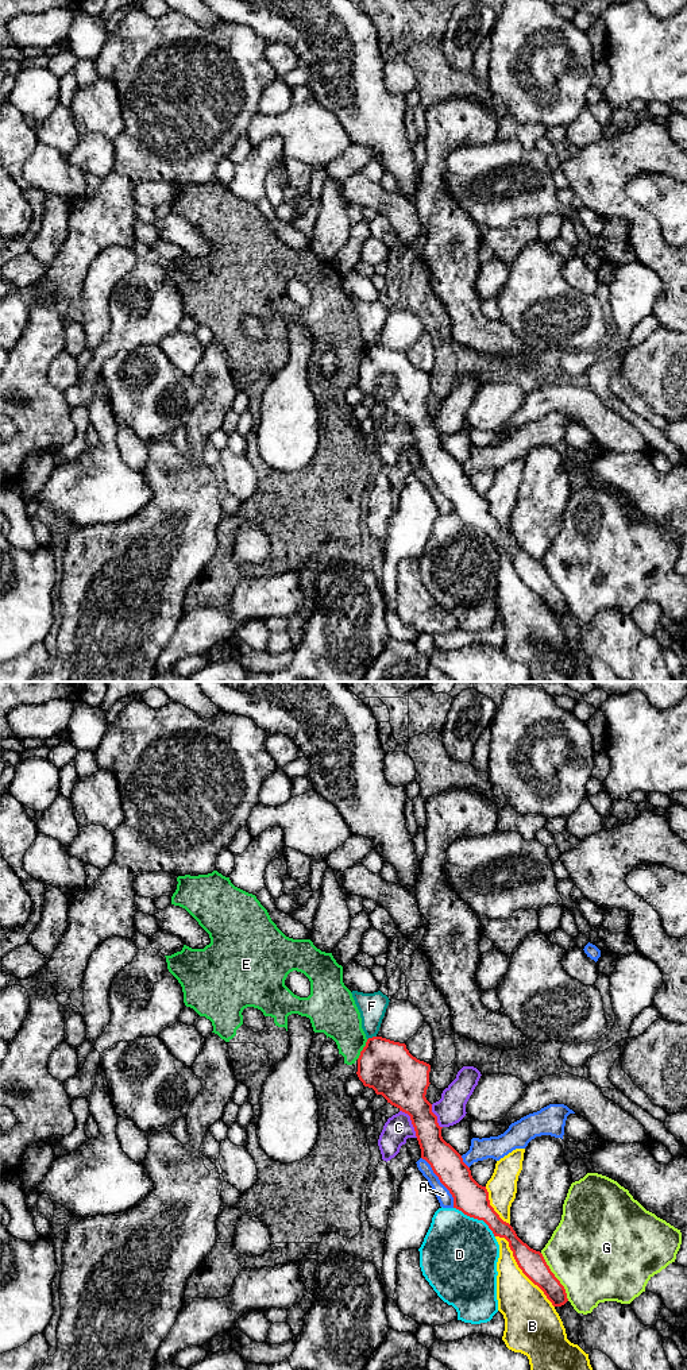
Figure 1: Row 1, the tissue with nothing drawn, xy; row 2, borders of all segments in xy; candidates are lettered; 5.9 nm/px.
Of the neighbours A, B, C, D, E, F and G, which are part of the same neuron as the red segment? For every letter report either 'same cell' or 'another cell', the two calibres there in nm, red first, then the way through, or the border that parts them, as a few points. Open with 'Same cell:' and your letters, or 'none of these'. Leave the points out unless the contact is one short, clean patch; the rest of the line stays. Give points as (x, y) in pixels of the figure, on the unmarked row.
Same cell: none of these
A: another cell; 200 nm thick on the red side, 90 nm on the other; border along xy (421, 466), (451, 504), (454, 516)
B: another cell; 150 nm thick on the red side, 280 nm on the other
C: another cell; 300 nm thick on the red side, 160 nm on the other
D: another cell; 200 nm thick on the red side, 460 nm on the other; border along xy (454, 516), (481, 528), (494, 545)
E: another cell; 320 nm thick on the red side, 260 nm on the other; border along xy (367, 348), (356, 367)
F: another cell; 320 nm thick on the red side, 160 nm on the other
G: another cell; 150 nm thick on the red side, 480 nm on the other

